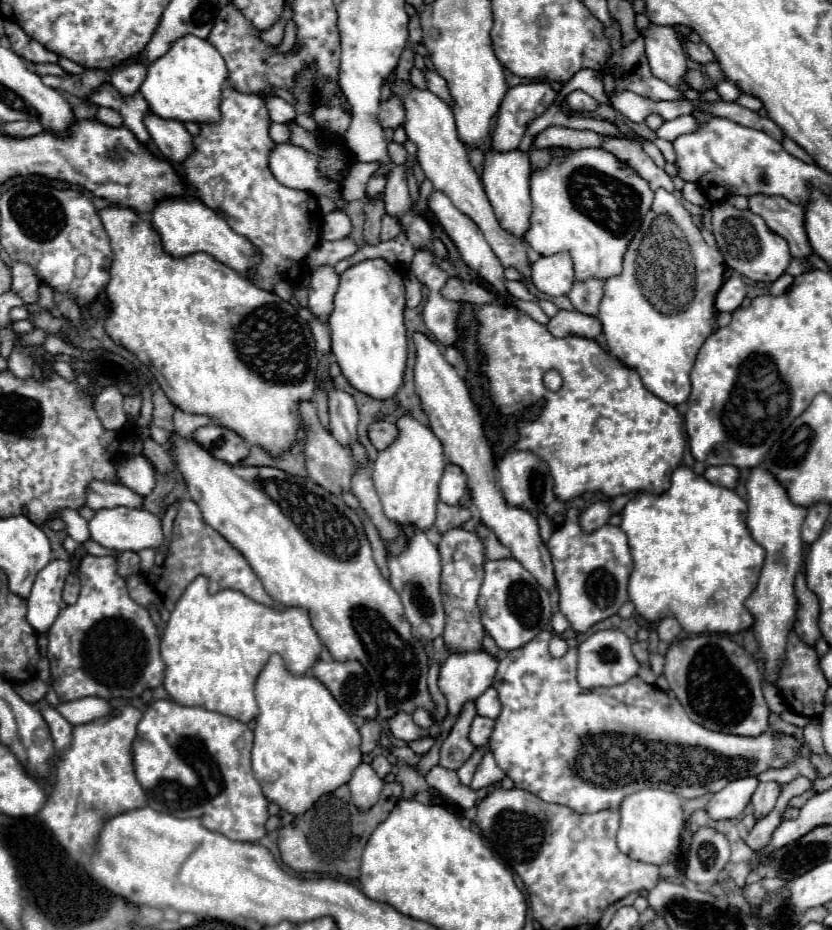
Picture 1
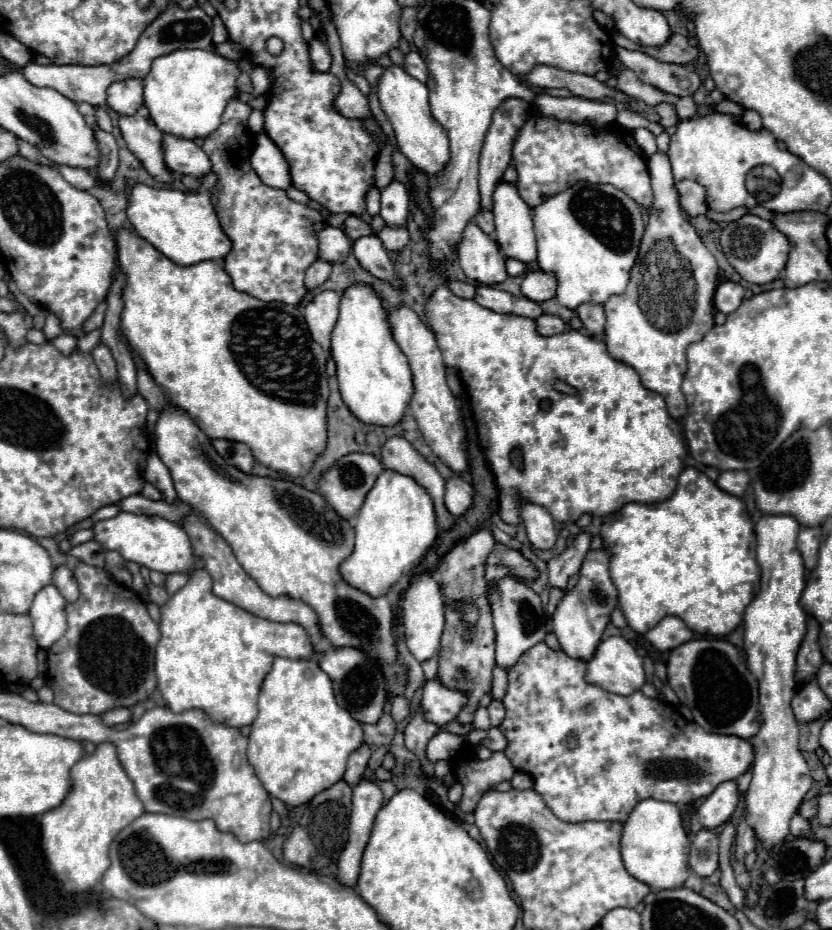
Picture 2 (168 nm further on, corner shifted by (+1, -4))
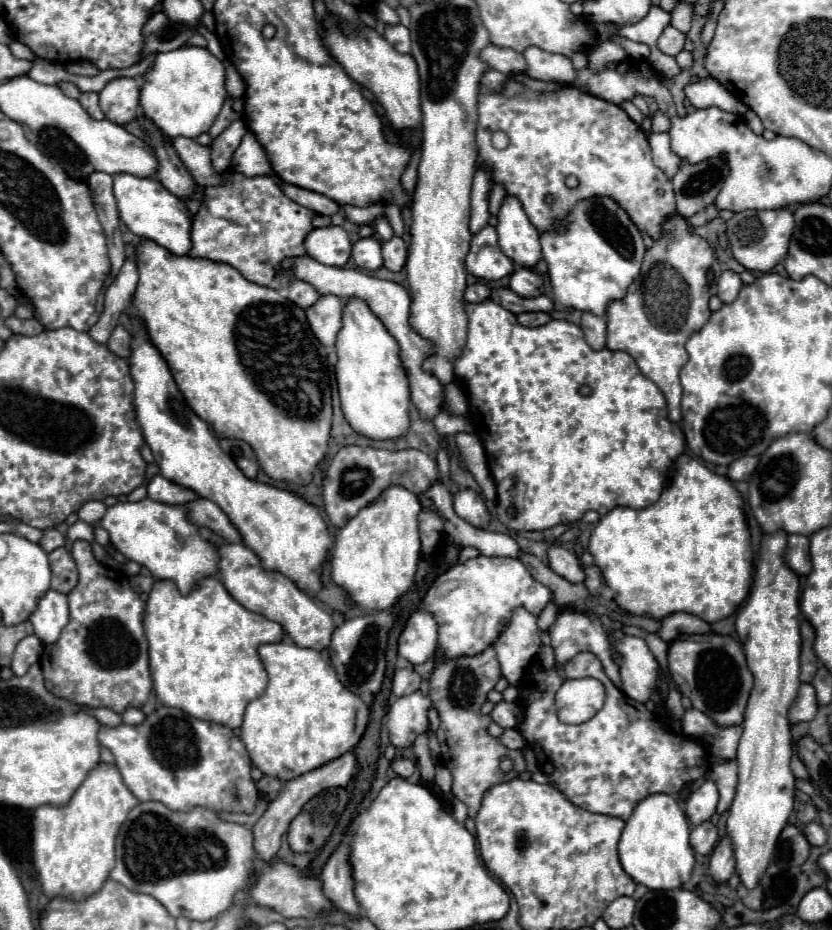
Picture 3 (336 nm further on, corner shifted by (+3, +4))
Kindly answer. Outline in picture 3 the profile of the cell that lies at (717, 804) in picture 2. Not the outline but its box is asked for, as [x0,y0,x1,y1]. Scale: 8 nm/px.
[686,778,718,826]

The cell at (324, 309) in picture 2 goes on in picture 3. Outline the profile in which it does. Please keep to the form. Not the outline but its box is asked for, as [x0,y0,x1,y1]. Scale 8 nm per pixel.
[306,296,342,344]

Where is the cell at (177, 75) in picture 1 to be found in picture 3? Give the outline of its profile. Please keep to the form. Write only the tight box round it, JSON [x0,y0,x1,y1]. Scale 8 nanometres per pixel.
[140,46,226,138]

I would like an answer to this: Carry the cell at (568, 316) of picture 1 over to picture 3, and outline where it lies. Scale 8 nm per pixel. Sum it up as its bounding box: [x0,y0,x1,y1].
[518,312,552,326]

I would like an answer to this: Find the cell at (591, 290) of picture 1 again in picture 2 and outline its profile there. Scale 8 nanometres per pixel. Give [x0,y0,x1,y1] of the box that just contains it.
[576,304,604,338]

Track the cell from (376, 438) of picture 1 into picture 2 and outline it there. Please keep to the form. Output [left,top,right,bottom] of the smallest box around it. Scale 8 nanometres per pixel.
[382,438,454,530]

